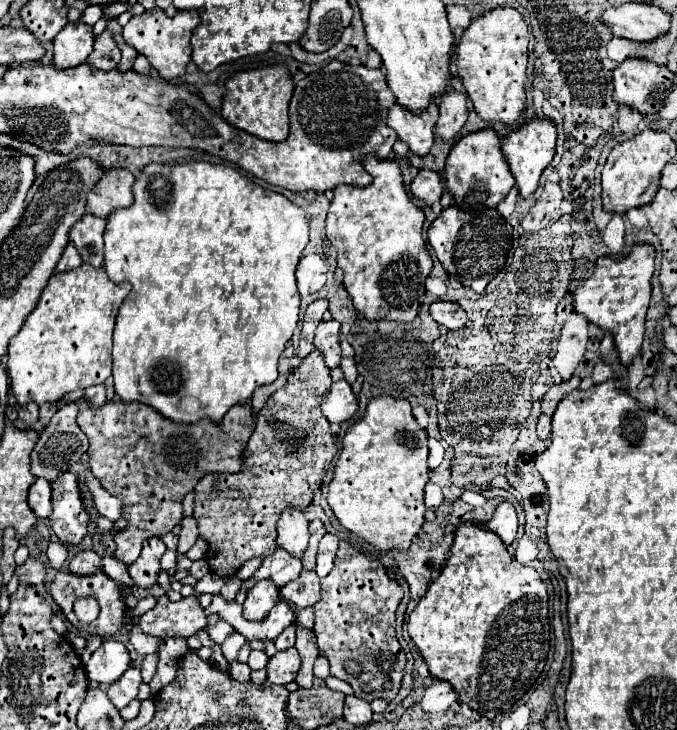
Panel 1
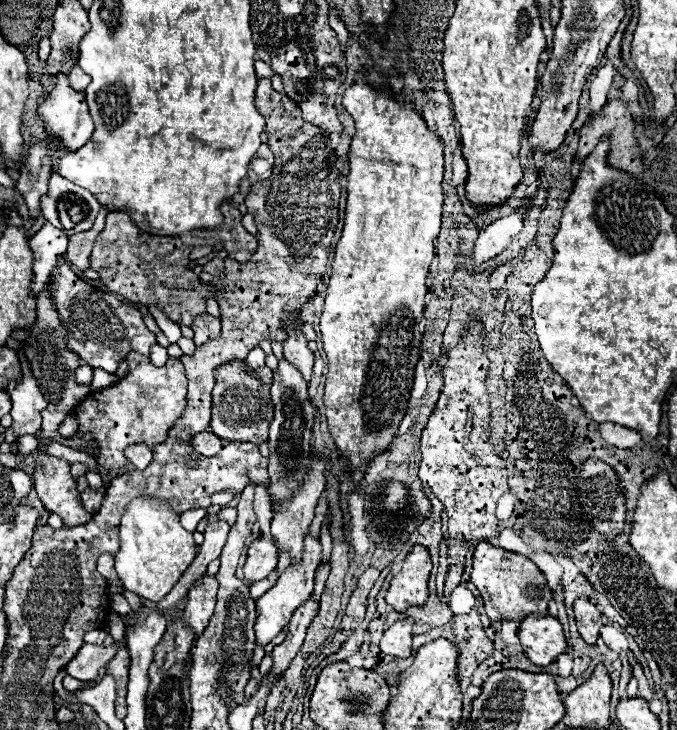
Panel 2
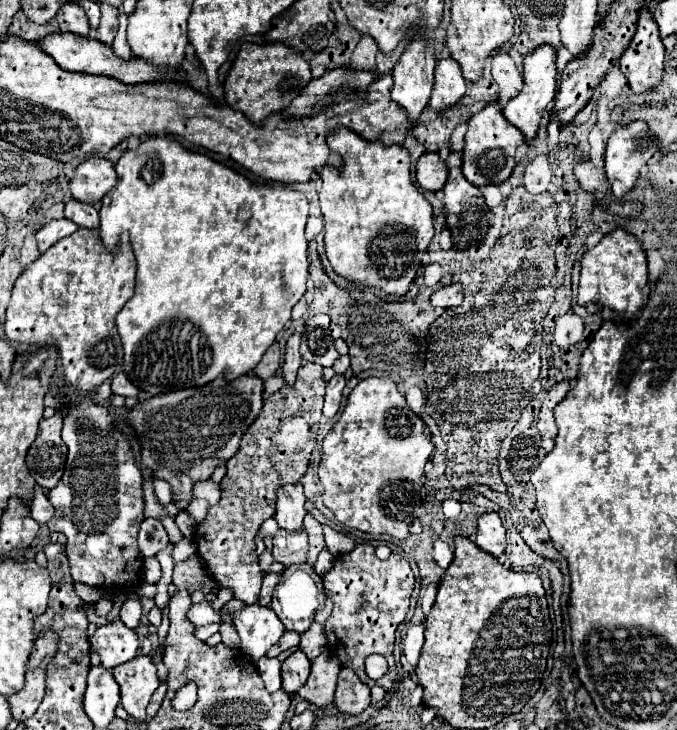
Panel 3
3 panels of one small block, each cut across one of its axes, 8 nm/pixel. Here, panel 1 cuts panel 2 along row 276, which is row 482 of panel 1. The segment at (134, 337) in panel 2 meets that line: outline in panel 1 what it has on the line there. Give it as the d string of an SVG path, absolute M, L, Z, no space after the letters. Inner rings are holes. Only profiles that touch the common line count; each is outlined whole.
M64 472L52 482L52 516L50 528L64 544L80 544L88 534L90 516L82 504L78 476Z

